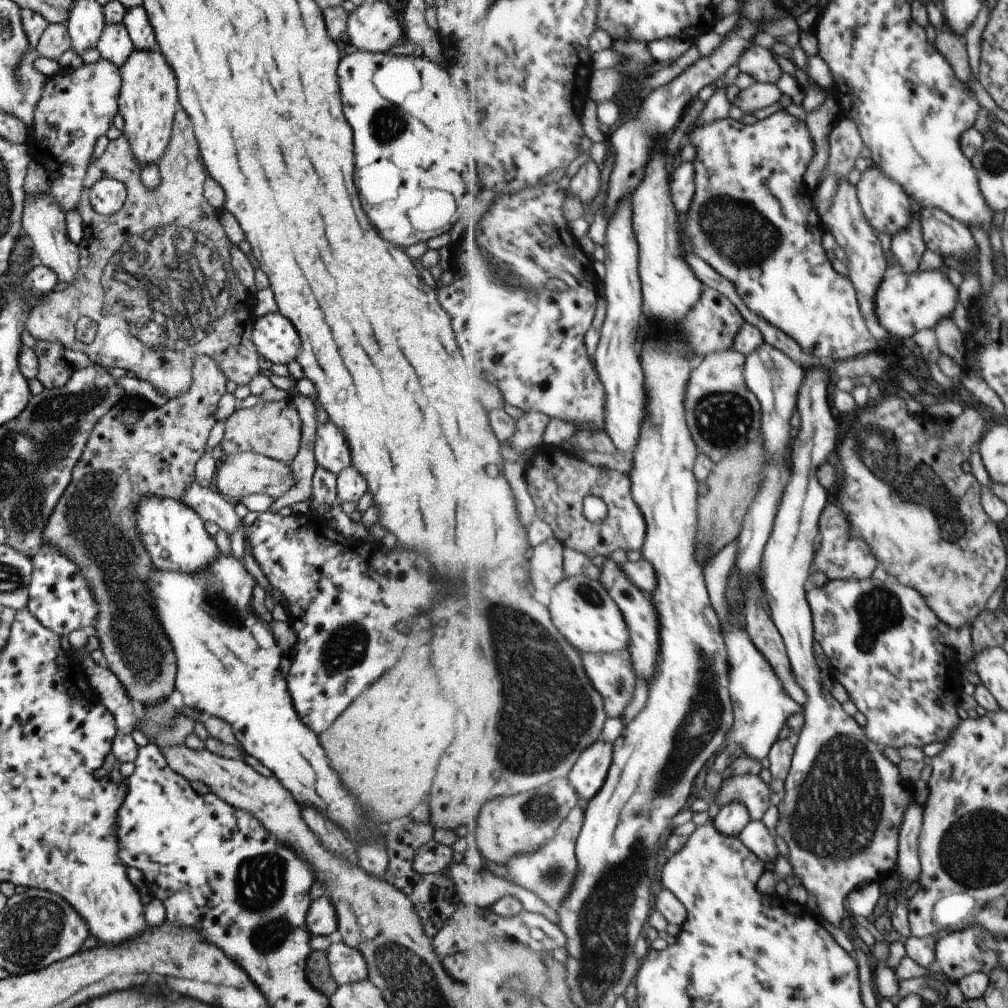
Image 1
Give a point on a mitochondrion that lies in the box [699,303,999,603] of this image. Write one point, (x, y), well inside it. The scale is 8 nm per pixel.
(880, 451)

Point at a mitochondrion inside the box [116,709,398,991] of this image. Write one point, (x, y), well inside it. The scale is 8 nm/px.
(260, 879)

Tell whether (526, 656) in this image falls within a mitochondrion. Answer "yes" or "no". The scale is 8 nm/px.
yes

